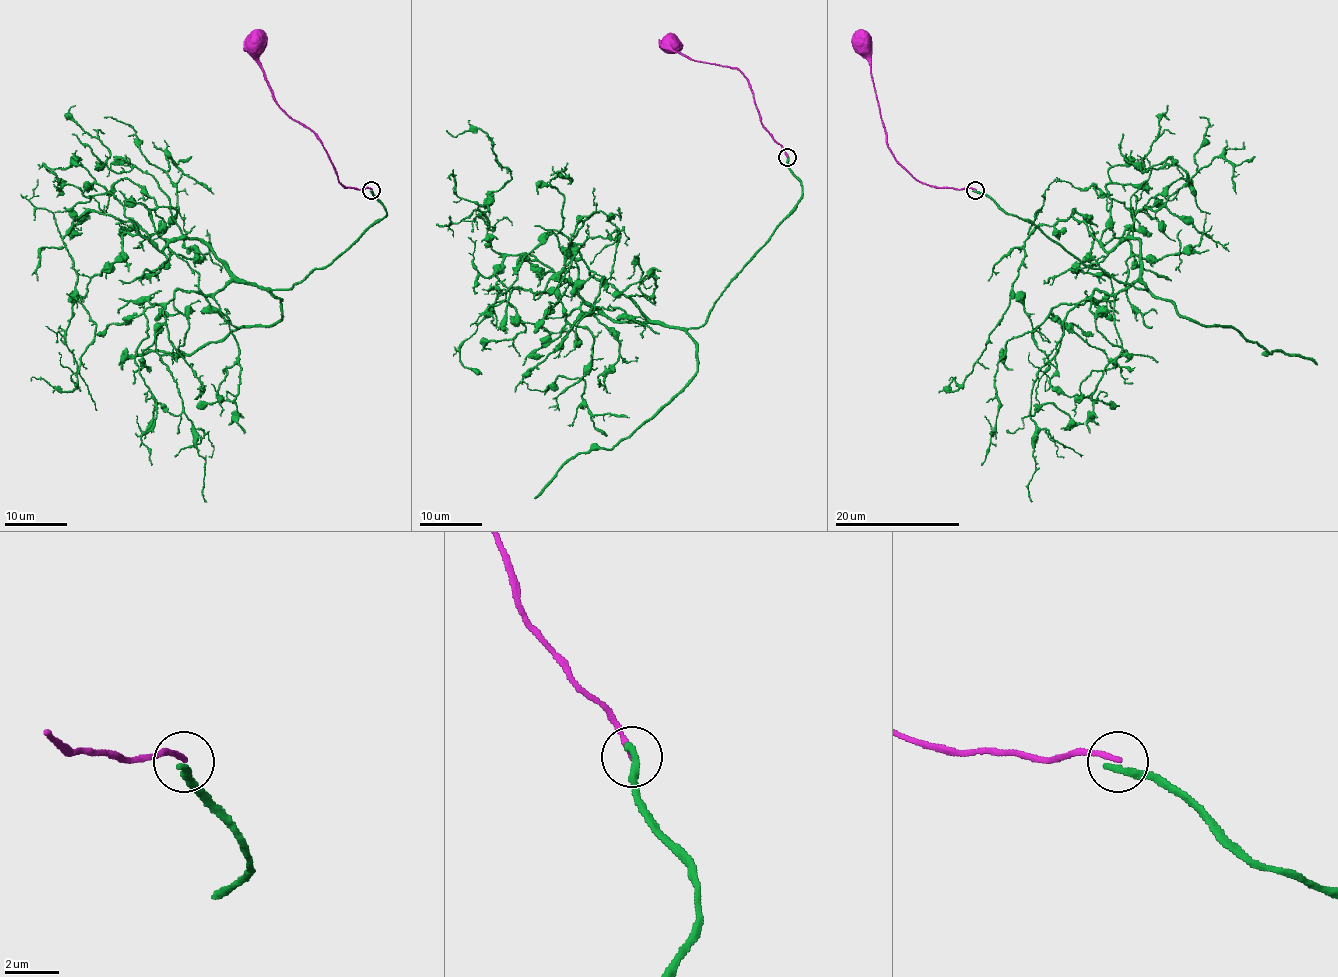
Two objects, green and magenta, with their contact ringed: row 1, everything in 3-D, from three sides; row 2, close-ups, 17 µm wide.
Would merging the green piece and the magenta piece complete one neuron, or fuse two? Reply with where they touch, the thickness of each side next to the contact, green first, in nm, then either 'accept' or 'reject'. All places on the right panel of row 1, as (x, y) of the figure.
place (975, 190); calibres 320 and 220 nm; reject

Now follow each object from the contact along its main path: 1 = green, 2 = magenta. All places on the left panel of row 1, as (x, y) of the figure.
1: (372, 191), (386, 214), (281, 289), (84, 211), (62, 241), (95, 340), (71, 390), (31, 381)
2: (372, 189), (345, 188), (339, 181), (322, 143), (278, 105), (264, 71), (249, 46), (252, 43)

